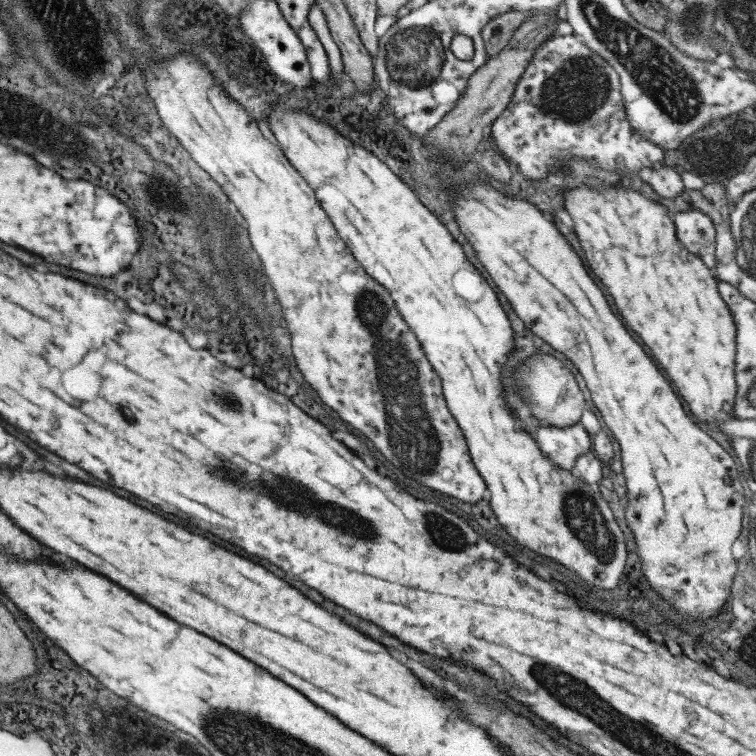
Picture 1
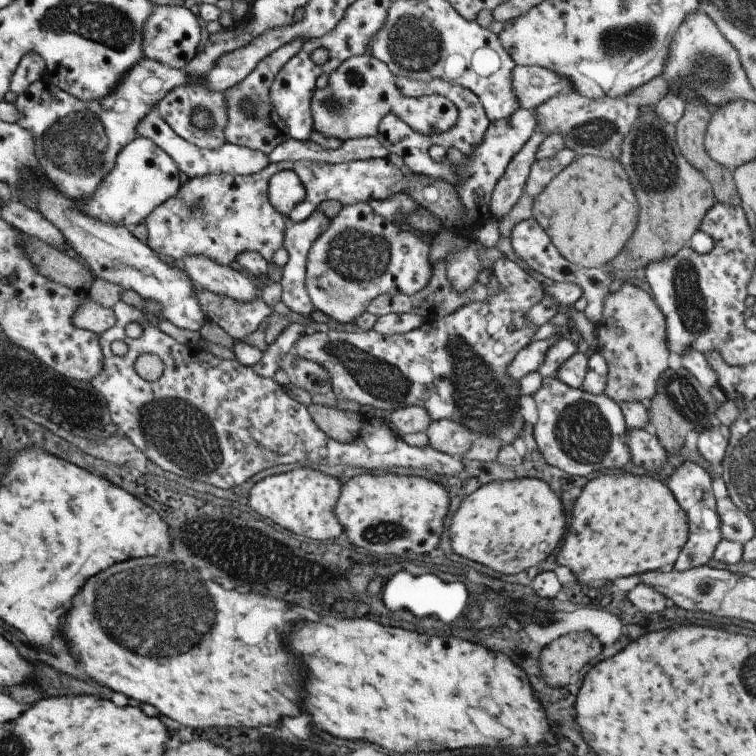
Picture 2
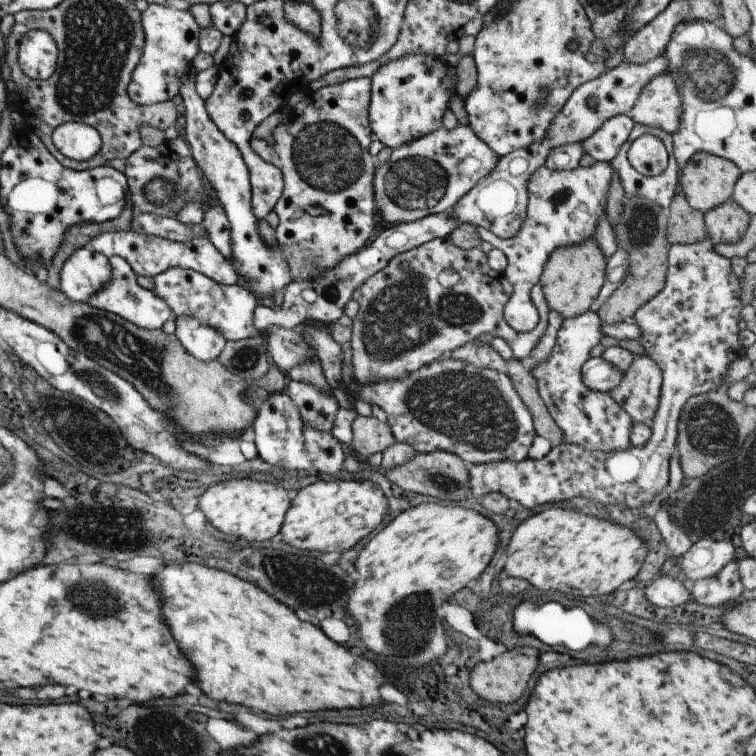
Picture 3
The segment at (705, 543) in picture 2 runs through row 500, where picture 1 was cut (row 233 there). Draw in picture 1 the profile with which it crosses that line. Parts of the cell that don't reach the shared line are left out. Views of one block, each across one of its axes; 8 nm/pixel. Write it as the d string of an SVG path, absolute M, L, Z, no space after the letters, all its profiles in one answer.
M683 210L673 216L677 240L687 252L701 258L707 270L715 268L715 230L707 214L699 210Z

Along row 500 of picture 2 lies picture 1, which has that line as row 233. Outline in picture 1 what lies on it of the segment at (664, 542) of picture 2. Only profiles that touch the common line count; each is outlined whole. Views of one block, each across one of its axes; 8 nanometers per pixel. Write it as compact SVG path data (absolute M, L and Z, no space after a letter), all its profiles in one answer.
M579 186L563 194L565 210L573 220L573 230L585 252L585 262L593 276L605 286L607 294L613 296L613 306L619 310L621 320L633 334L647 346L657 358L657 364L669 374L669 382L677 390L679 398L685 400L693 416L707 424L707 430L717 430L717 422L725 422L733 416L733 402L737 384L733 376L735 368L735 322L729 306L723 302L717 290L717 280L701 262L699 256L685 250L677 240L675 222L671 212L645 198L637 190L627 188L603 188L603 192Z

